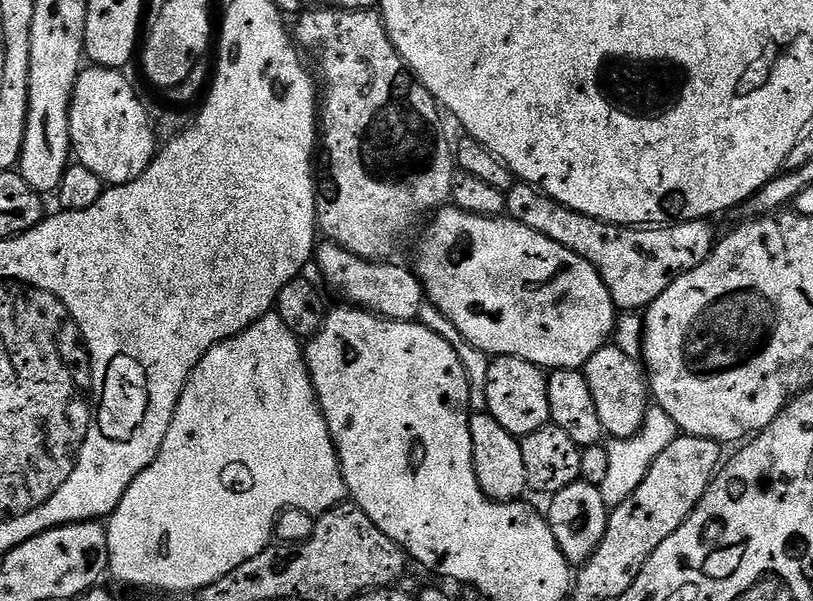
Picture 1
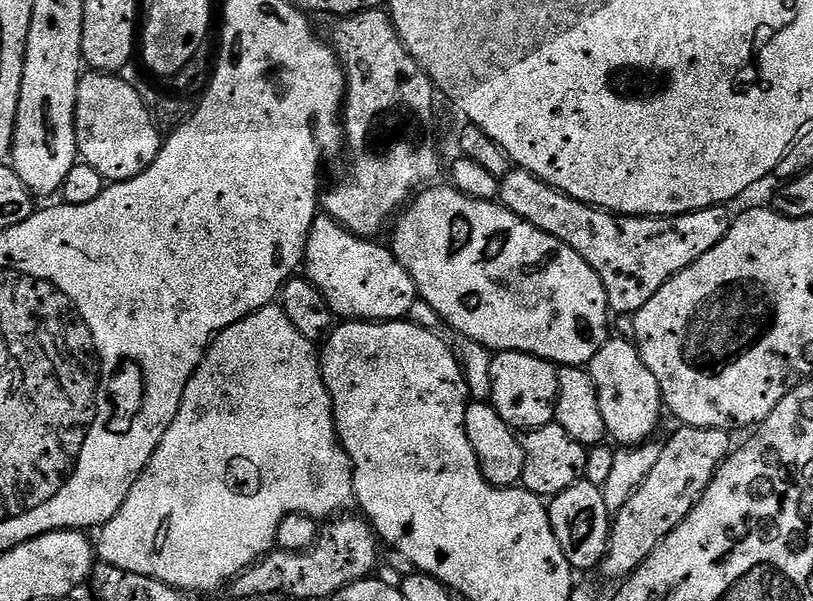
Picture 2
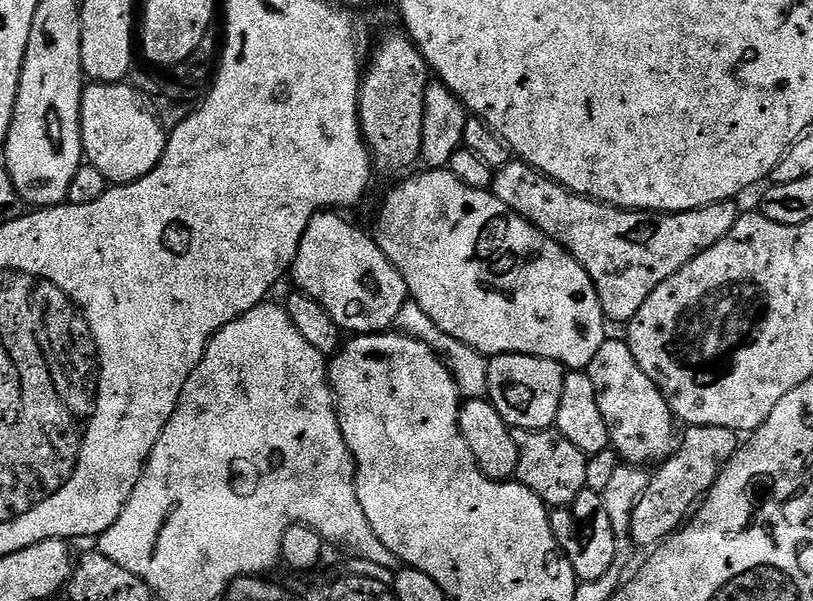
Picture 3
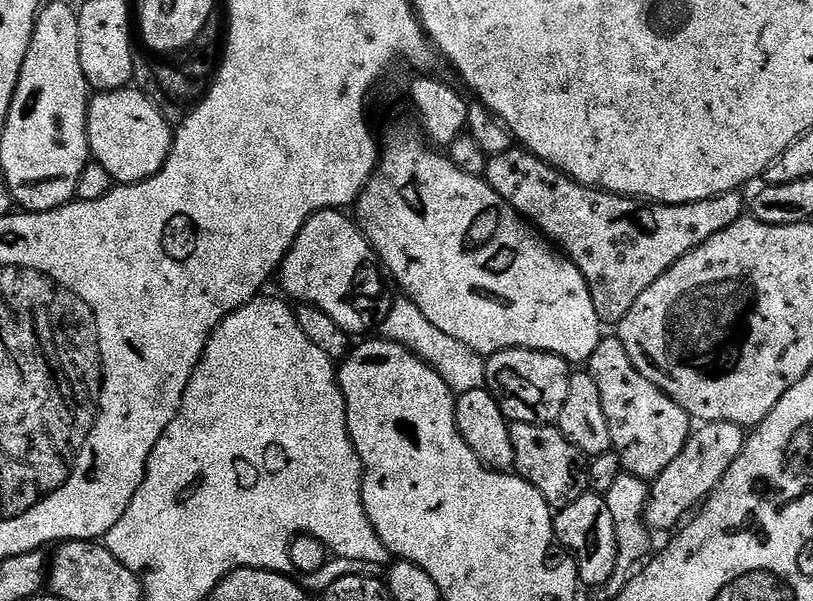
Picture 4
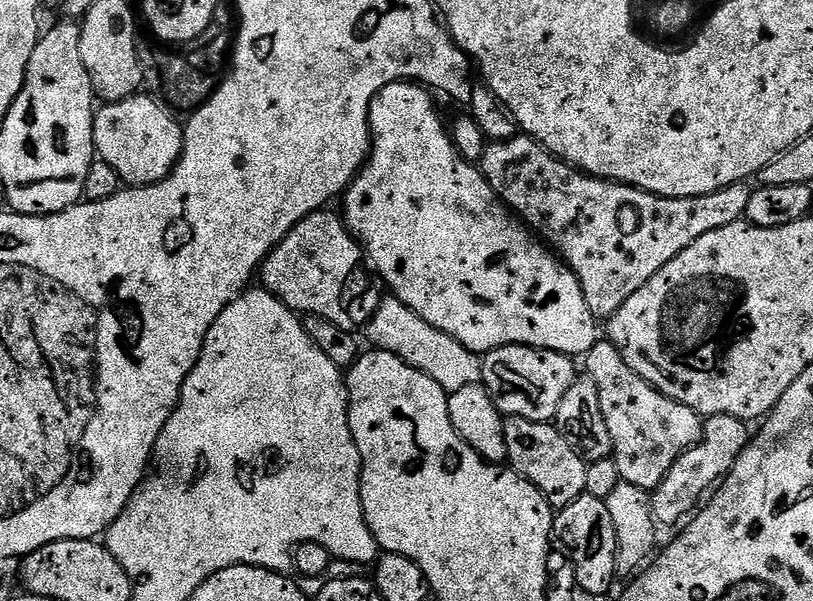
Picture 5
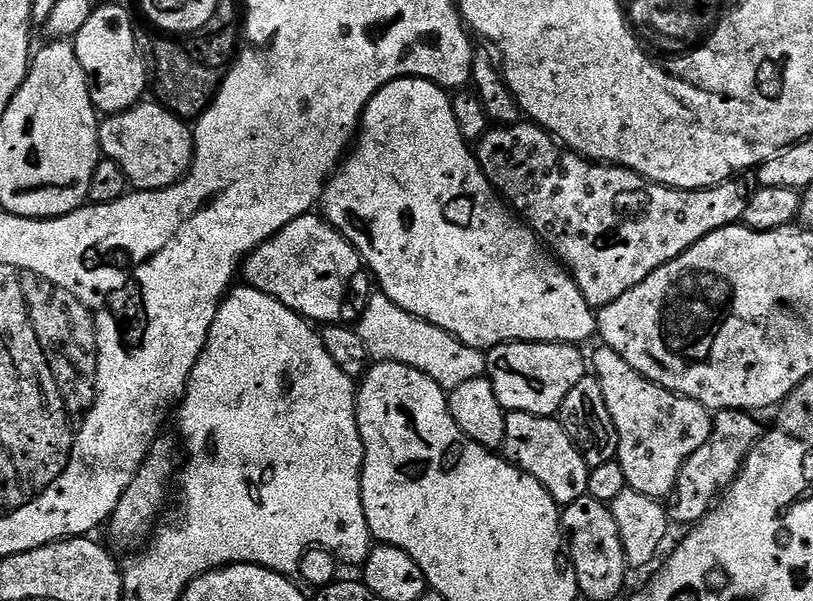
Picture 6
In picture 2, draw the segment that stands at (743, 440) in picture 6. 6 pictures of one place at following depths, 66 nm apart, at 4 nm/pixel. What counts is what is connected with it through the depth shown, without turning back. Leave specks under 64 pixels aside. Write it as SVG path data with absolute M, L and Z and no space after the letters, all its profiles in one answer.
M687 426L677 427L677 432L661 447L658 454L658 463L650 474L646 474L646 482L638 486L638 490L622 506L622 510L615 513L612 521L612 535L608 538L608 553L604 556L602 572L605 572L612 580L623 581L639 568L653 550L664 541L672 531L680 525L686 517L692 513L692 507L699 502L702 494L710 486L710 482L716 477L716 471L722 467L728 458L729 452L733 451L734 443L727 431L723 428L690 428Z

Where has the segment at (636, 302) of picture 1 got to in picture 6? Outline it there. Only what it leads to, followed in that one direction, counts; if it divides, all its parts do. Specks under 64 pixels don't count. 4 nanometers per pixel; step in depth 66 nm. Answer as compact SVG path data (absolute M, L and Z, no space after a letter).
M531 122L512 124L508 128L489 127L488 132L475 145L474 151L480 169L484 171L484 177L492 183L492 187L496 189L497 193L507 201L511 211L536 233L542 241L543 247L563 265L568 275L572 277L572 280L578 286L578 290L582 290L582 298L586 298L586 302L593 310L610 306L610 302L622 298L622 294L626 294L626 290L634 290L634 286L638 286L638 282L642 282L650 273L661 268L666 262L678 258L690 246L694 246L699 240L706 238L706 234L731 224L741 223L746 214L746 202L750 202L753 193L753 189L748 188L744 178L733 178L722 182L717 188L703 188L693 192L681 188L667 188L666 185L656 184L653 180L639 176L637 172L631 172L628 168L621 168L615 164L601 164L594 160L585 160L578 153L561 146L552 135Z

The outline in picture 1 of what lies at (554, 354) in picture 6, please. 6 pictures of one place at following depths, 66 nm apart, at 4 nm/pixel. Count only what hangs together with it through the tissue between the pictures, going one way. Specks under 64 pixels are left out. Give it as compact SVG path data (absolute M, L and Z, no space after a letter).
M498 356L489 363L486 374L486 402L488 415L493 416L498 426L502 426L517 438L529 436L552 419L545 369L522 358Z

